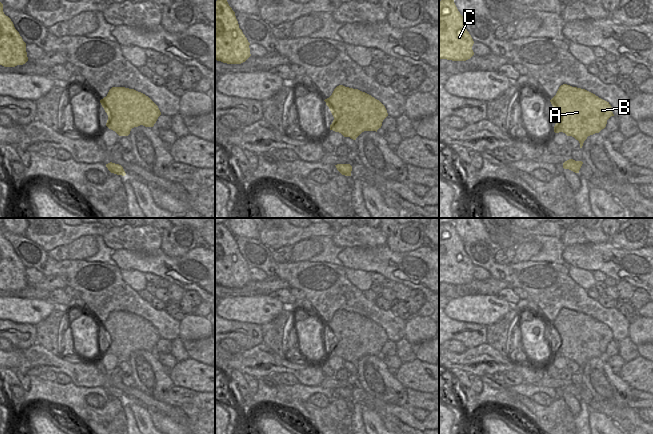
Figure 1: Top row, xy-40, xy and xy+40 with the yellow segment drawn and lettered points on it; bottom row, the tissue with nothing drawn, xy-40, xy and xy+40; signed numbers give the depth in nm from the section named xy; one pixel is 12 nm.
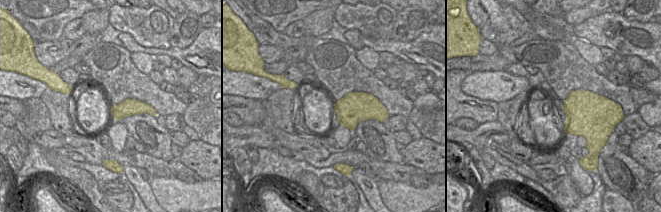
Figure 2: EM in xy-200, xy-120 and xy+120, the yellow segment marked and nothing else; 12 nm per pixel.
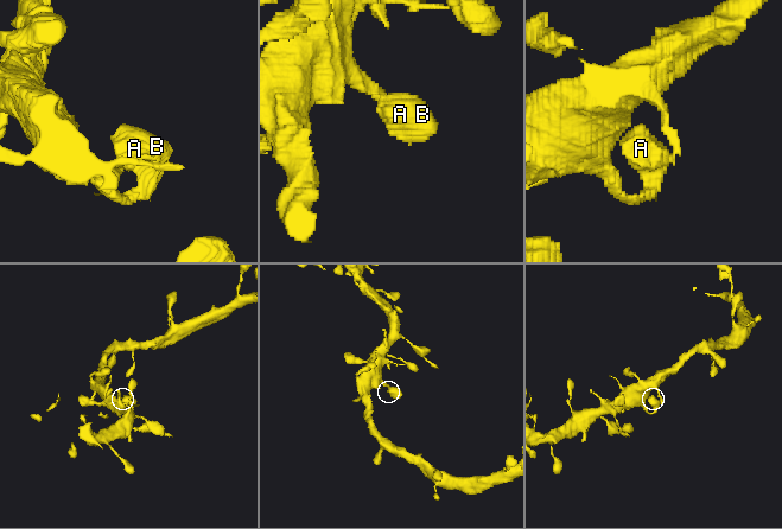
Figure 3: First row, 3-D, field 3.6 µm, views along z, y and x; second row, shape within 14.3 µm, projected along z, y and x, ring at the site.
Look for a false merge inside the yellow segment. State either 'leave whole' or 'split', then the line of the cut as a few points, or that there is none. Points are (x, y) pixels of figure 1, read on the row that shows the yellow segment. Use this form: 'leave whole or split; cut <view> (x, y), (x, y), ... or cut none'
leave whole; cut none

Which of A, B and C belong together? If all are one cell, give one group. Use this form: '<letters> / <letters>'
A B C

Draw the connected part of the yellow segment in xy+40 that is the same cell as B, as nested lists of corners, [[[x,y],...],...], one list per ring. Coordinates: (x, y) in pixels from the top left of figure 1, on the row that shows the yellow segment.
[[[563,84],[559,87],[556,95],[550,100],[558,114],[558,120],[554,126],[554,132],[563,132],[572,136],[580,143],[582,148],[588,136],[599,133],[606,127],[607,120],[614,116],[609,102],[599,98],[595,94],[581,88]]]

